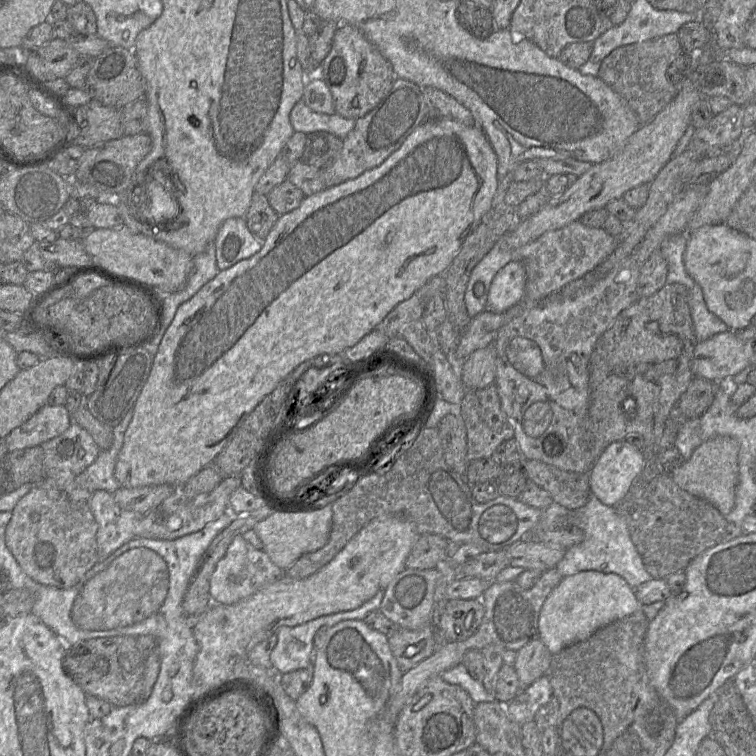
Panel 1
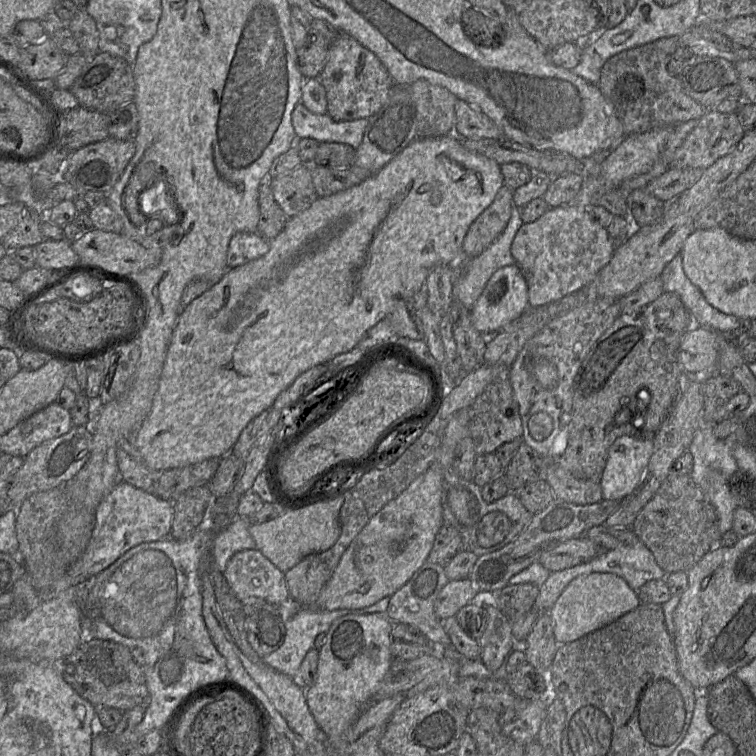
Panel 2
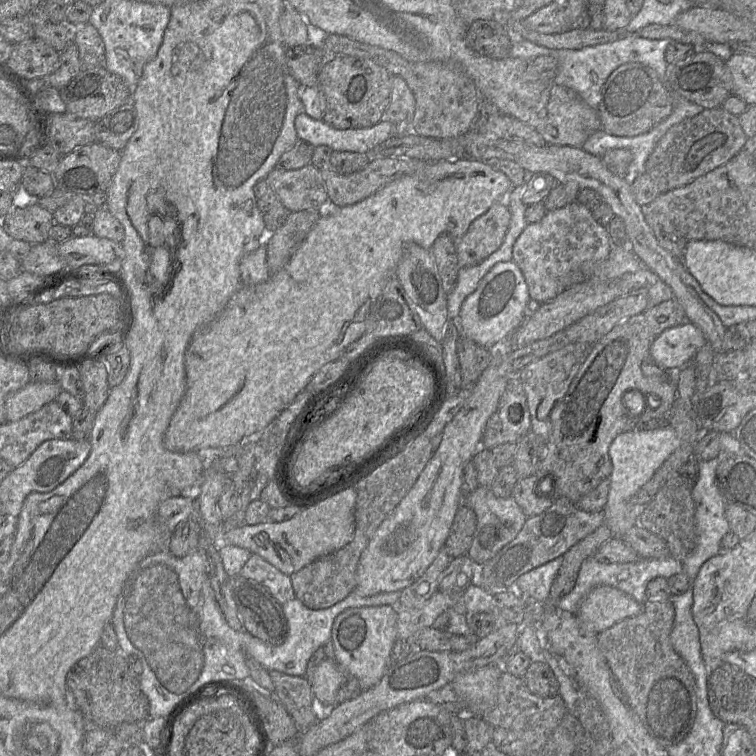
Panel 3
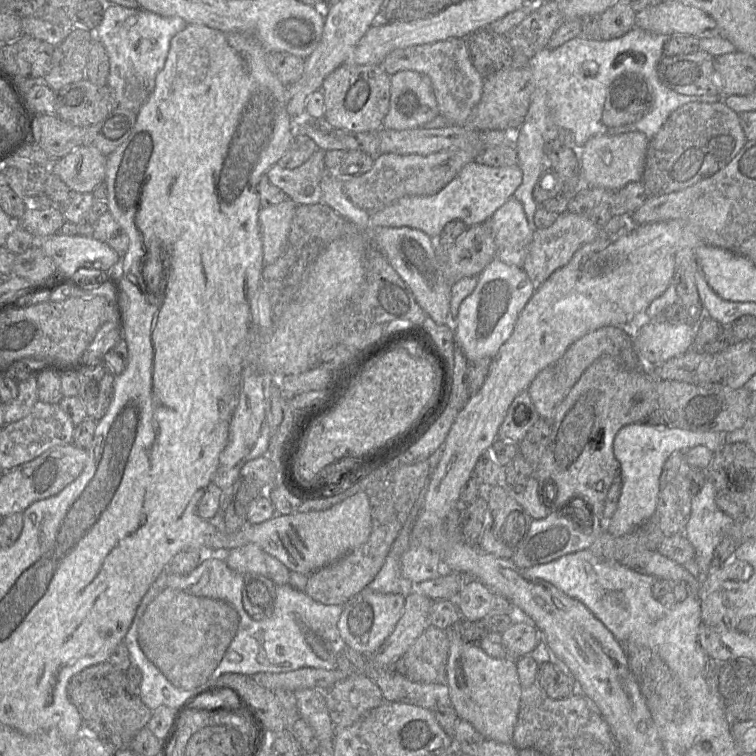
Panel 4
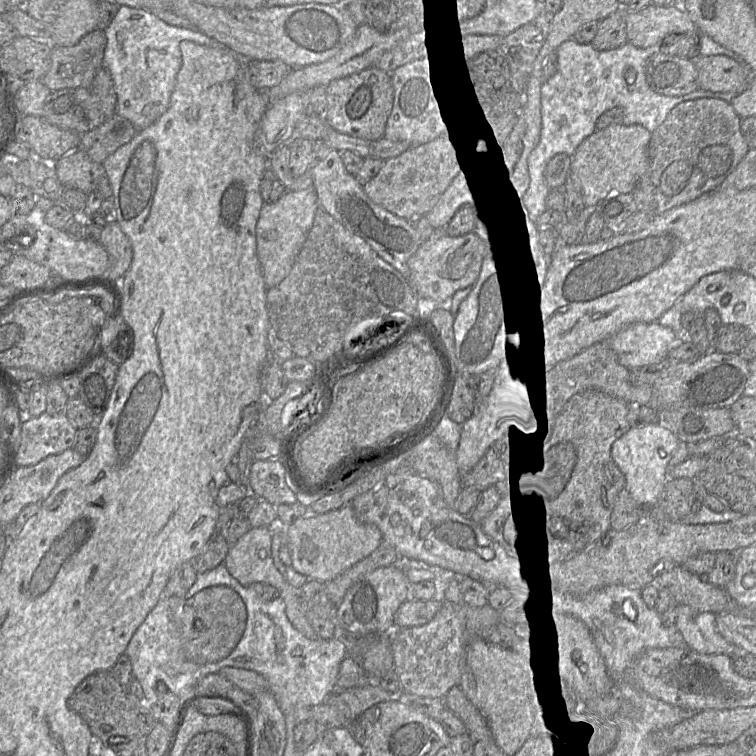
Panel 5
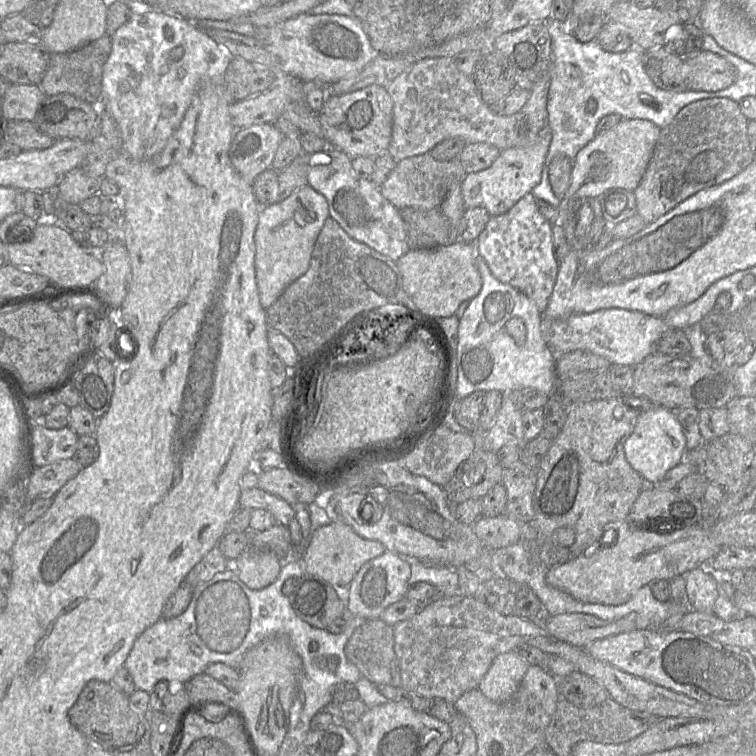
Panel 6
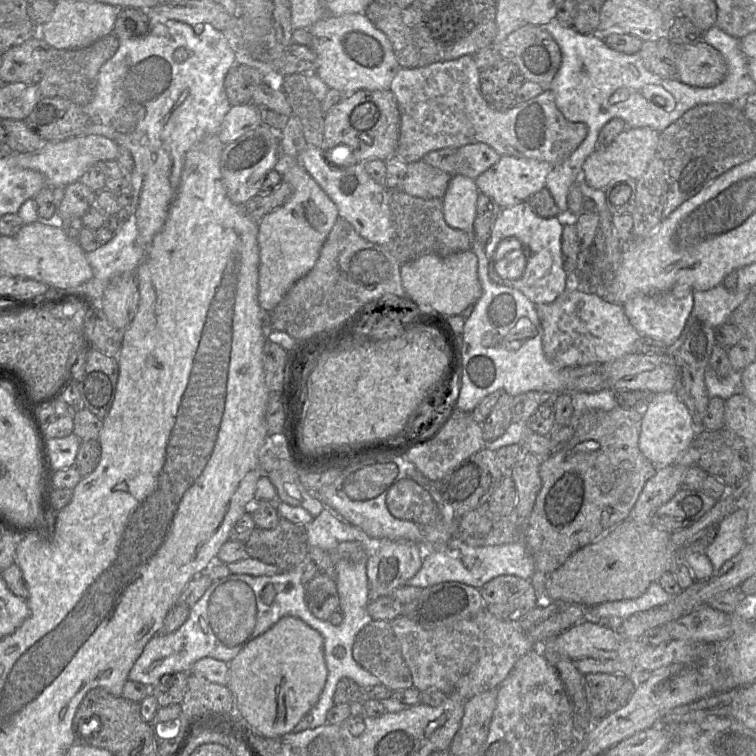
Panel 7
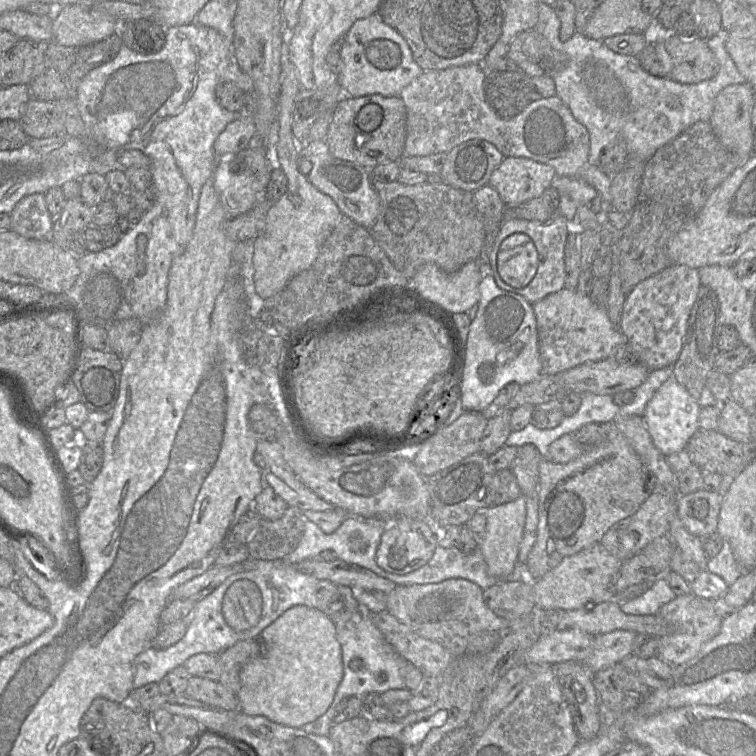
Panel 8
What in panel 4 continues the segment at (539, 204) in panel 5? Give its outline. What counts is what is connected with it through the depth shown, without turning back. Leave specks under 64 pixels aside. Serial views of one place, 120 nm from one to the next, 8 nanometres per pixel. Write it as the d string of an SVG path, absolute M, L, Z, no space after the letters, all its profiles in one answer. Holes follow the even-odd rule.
M634 27L625 35L611 40L578 36L568 40L557 48L551 49L545 47L529 59L528 67L533 75L534 91L531 95L528 111L523 124L517 130L513 131L514 147L518 157L517 164L520 166L523 173L522 182L514 192L513 197L522 203L528 223L532 229L536 229L533 224L535 211L539 206L542 206L535 202L533 198L533 188L539 175L548 167L547 157L544 153L544 144L547 141L557 139L561 130L569 130L573 134L573 149L581 149L590 138L603 133L620 135L630 132L642 132L648 140L651 140L661 129L669 116L681 106L691 102L714 103L722 101L723 98L726 97L724 94L715 96L682 95L674 92L661 83L657 74L657 65L663 56L663 47L668 37L670 36L654 34ZM626 54L635 56L637 58L637 63L638 58L641 59L641 69L637 69L637 73L640 74L648 84L653 94L653 105L651 110L636 123L616 128L607 128L601 119L606 95L612 82L622 74L621 67L623 67L623 58Z

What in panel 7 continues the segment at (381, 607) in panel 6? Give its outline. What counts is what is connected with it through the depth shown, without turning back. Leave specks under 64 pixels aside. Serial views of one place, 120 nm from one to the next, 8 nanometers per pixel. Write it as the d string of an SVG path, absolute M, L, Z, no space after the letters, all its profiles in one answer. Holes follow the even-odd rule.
M382 540L374 543L366 562L370 600L380 596L392 596L395 589L406 585L421 568L425 549L410 541Z

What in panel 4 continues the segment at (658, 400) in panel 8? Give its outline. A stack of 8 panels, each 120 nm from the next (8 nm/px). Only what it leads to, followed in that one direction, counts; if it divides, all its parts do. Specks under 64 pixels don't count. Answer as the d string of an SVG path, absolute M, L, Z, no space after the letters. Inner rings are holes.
M634 423L624 426L615 436L613 451L621 466L620 481L622 483L621 495L617 508L611 517L606 520L606 532L615 537L629 534L639 526L649 521L656 510L658 496L661 491L660 476L667 459L675 452L685 452L695 446L706 446L711 451L716 452L727 443L727 433L721 432L696 432L667 425L649 425L647 423Z

